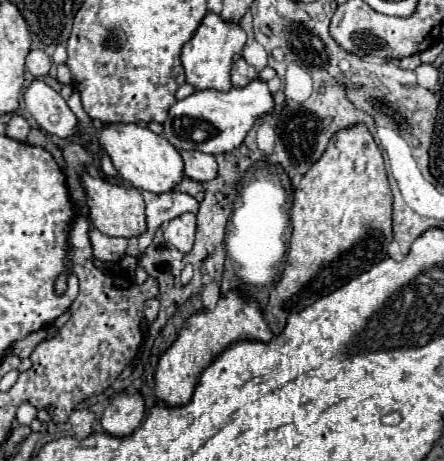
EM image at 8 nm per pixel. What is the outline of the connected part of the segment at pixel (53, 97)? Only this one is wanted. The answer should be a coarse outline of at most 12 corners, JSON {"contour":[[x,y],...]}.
{"contour":[[43,80],[25,90],[25,110],[47,134],[67,140],[75,114]]}

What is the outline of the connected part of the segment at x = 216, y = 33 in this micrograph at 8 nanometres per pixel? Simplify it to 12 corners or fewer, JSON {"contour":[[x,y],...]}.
{"contour":[[207,12],[183,46],[187,82],[227,92],[239,24]]}

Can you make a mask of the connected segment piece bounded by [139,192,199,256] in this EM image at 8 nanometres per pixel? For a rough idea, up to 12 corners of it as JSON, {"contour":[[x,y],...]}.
{"contour":[[143,192],[147,230],[139,236],[139,256],[161,224],[199,202],[181,192]]}

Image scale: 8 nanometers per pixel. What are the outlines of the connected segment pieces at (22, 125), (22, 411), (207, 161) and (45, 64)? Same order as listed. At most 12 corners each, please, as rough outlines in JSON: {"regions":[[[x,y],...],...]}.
{"regions":[[[20,115],[11,117],[6,135],[25,142],[31,130],[29,122]],[[29,402],[17,408],[17,422],[31,424],[37,416],[37,408]],[[181,150],[183,174],[197,182],[217,176],[215,156]],[[31,50],[25,66],[35,78],[45,76],[51,58],[43,50]]]}

